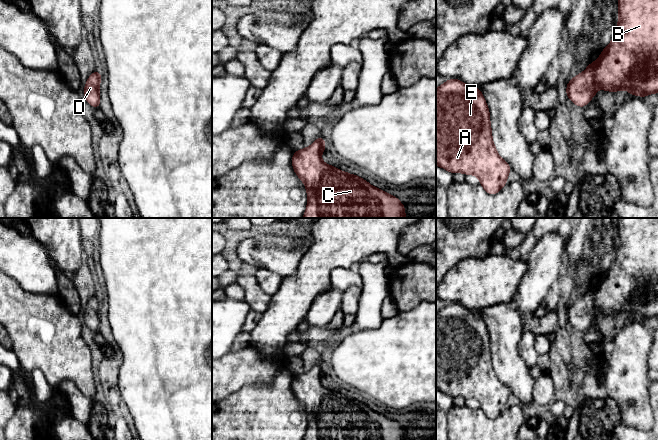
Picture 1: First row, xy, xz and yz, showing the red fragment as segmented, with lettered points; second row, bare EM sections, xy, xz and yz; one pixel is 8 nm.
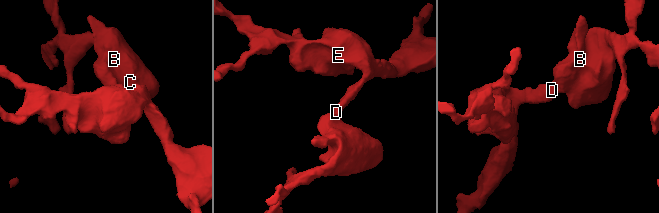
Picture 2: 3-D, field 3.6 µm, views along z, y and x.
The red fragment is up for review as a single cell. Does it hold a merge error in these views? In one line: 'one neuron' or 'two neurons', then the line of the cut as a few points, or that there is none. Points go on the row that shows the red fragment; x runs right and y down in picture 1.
one neuron | no cut

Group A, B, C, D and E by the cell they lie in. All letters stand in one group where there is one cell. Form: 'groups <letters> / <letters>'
groups A B C D E

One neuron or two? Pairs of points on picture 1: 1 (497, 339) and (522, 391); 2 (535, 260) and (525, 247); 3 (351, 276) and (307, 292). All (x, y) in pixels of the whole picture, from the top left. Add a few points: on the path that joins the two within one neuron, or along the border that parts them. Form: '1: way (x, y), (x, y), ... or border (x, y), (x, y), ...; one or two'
1: way (504, 352), (506, 362), (517, 378); one
2: border (544, 234), (526, 259); two
3: border (349, 268), (332, 270), (331, 287); two

